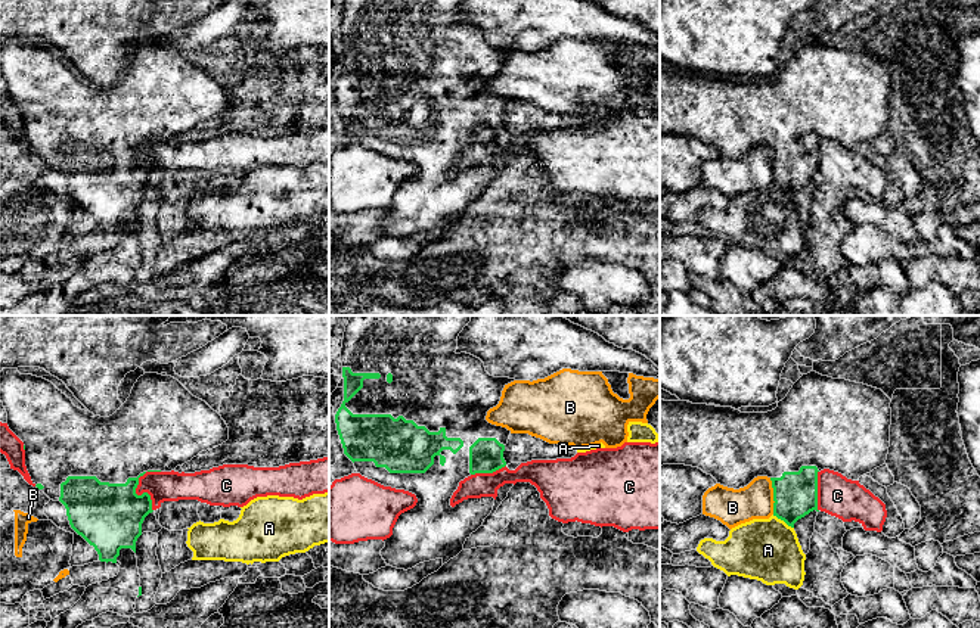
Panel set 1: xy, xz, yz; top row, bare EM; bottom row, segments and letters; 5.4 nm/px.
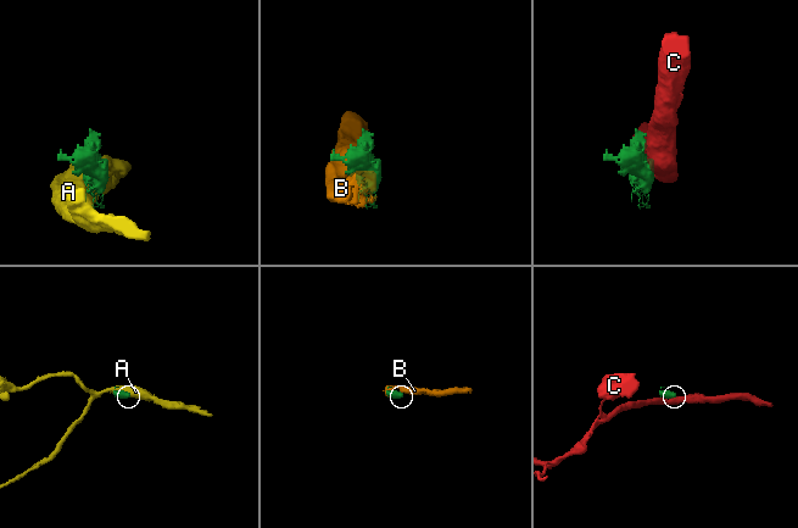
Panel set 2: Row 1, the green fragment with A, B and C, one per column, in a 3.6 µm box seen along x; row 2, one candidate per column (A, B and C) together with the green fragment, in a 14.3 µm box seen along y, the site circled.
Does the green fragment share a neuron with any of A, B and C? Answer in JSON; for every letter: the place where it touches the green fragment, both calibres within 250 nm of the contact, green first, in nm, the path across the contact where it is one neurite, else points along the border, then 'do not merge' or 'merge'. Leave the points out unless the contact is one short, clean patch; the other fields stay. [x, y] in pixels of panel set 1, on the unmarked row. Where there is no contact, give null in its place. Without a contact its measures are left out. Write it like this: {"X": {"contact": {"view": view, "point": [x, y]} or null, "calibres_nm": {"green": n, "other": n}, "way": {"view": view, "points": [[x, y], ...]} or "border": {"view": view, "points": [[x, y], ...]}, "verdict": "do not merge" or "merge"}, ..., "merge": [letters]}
{"A": {"contact": {"view": "yz", "point": [782, 189]}, "calibres_nm": {"green": 240, "other": 340}, "verdict": "do not merge"}, "B": {"contact": {"view": "yz", "point": [774, 165]}, "calibres_nm": {"green": 240, "other": 200}, "verdict": "do not merge"}, "C": {"contact": {"view": "xy", "point": [135, 159]}, "calibres_nm": {"green": 360, "other": 160}, "verdict": "do not merge"}, "merge": []}

